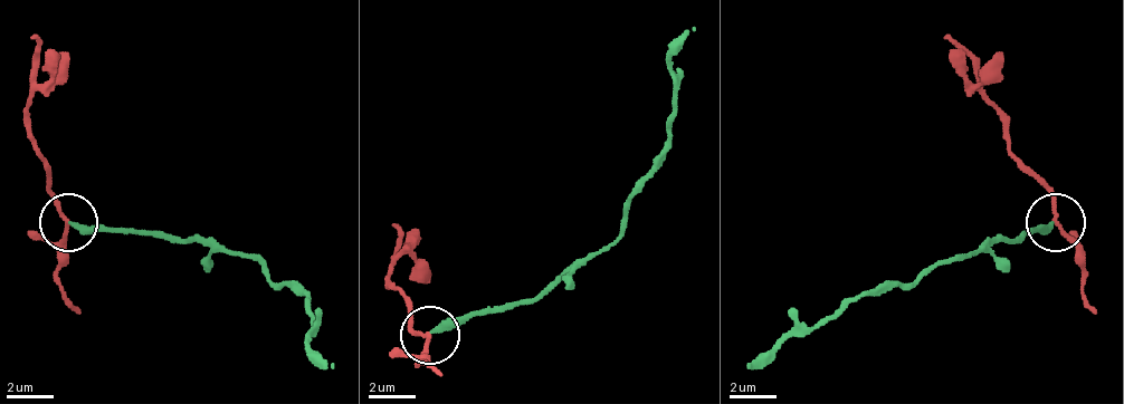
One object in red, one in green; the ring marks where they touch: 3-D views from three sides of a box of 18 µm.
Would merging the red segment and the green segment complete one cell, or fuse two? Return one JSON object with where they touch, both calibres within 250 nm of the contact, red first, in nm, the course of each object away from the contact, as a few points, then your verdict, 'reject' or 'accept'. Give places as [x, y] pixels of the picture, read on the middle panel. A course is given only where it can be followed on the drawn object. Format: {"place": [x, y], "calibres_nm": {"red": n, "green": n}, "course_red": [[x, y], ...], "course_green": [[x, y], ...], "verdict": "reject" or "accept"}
{"place": [430, 335], "calibres_nm": {"red": 150, "green": 280}, "course_red": [[431, 334], [413, 327], [413, 304], [390, 280], [396, 257], [390, 222]], "course_green": [[431, 334], [543, 298], [613, 240], [666, 140], [672, 53], [695, 29]], "verdict": "reject"}

